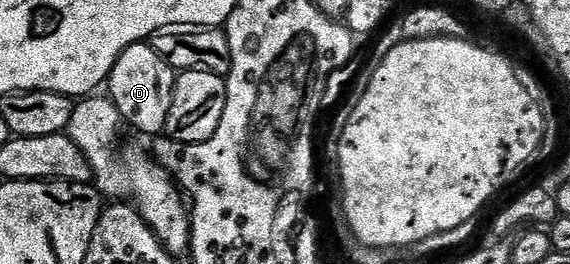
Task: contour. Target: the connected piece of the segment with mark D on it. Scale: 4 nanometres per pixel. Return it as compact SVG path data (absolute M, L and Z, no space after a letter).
M138 42L116 60L108 79L108 97L127 127L135 126L142 134L158 136L165 131L168 112L172 108L175 77L174 67L154 51L153 45Z

